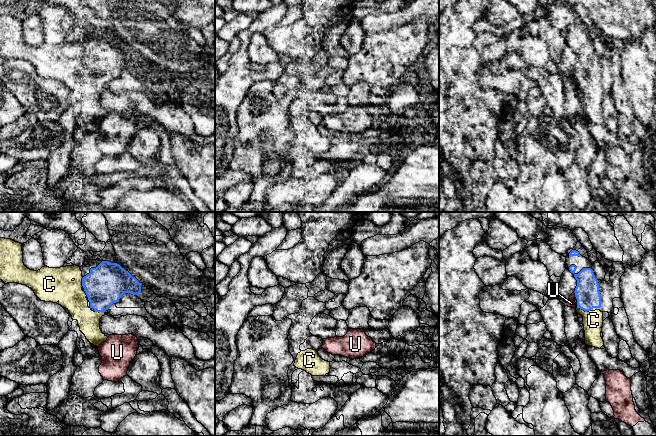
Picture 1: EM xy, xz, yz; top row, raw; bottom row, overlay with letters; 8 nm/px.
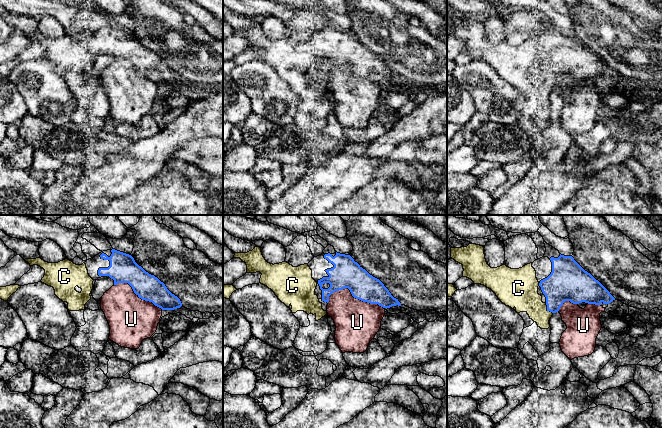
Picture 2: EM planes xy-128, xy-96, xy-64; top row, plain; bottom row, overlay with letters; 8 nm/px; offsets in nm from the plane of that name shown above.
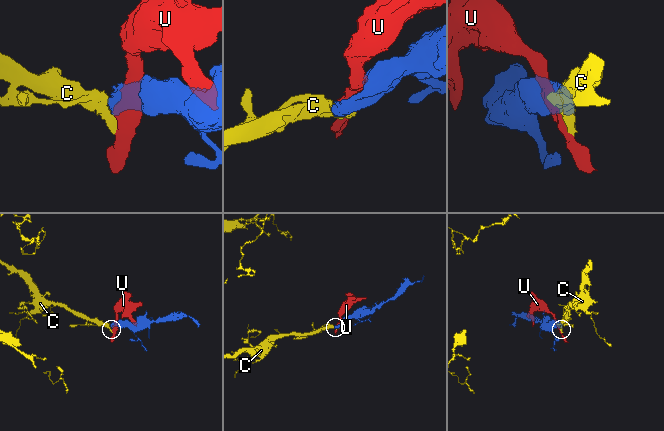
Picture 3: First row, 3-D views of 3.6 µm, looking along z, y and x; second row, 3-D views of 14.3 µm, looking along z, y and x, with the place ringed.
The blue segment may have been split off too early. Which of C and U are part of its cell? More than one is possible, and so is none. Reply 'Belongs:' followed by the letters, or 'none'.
Belongs: C

